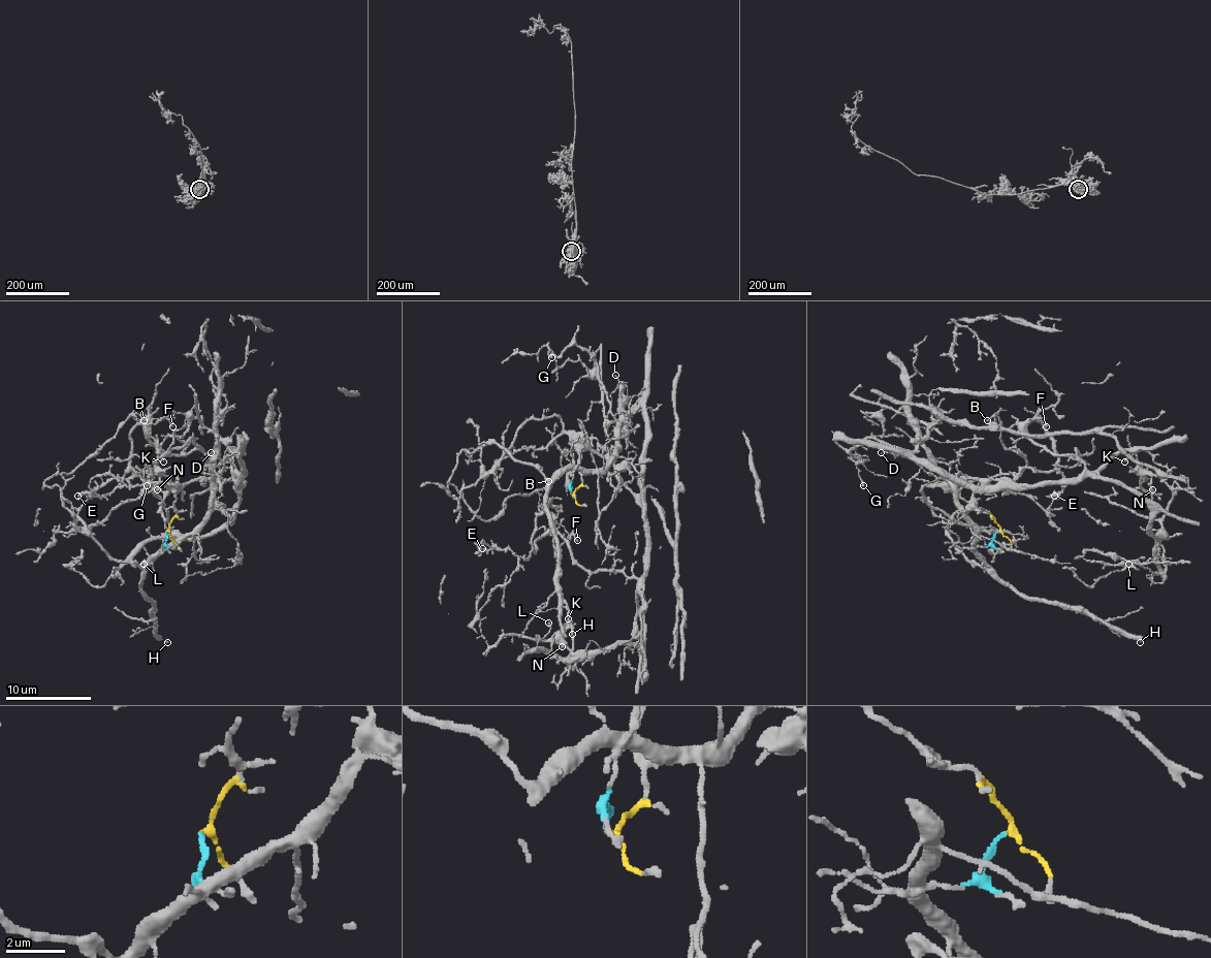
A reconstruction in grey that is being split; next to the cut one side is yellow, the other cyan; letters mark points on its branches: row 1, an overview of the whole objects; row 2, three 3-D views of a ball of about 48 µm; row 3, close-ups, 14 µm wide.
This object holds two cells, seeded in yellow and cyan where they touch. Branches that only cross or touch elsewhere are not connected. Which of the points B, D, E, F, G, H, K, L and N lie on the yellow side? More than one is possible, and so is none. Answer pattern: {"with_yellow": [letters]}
{"with_yellow": ["E", "F", "K", "L", "N"]}

